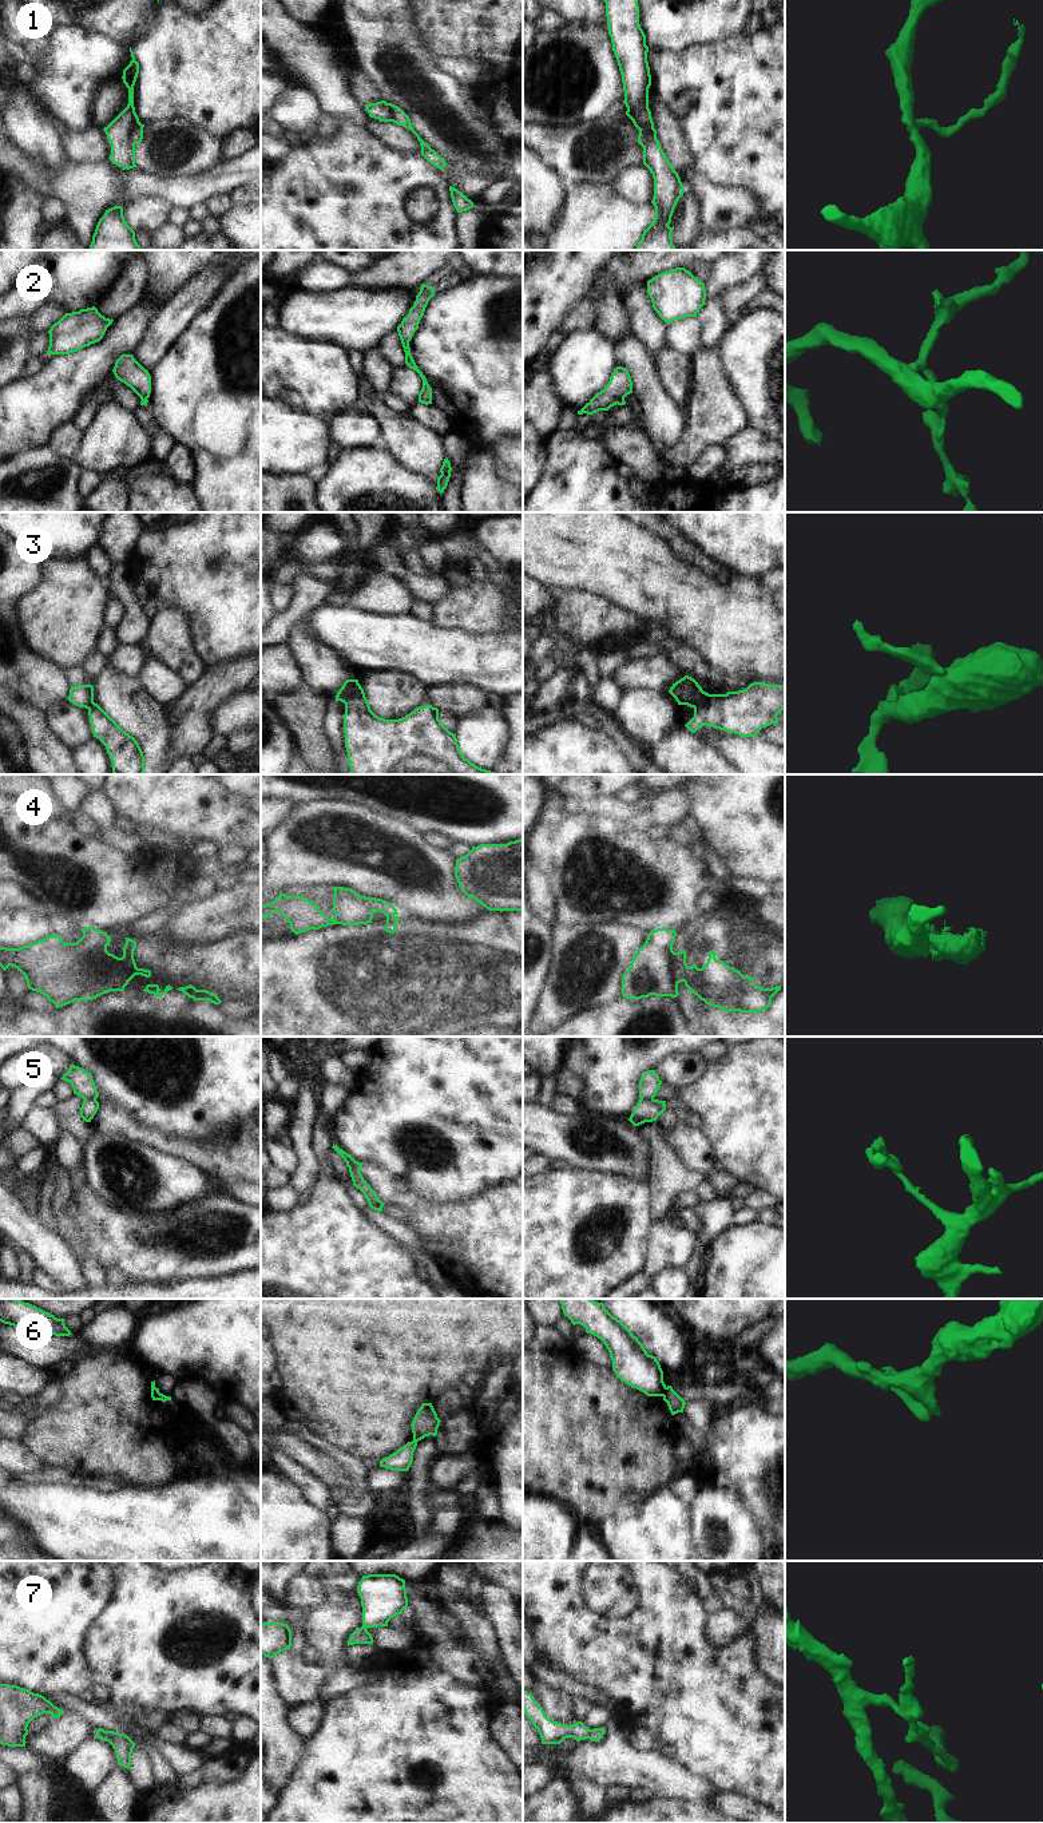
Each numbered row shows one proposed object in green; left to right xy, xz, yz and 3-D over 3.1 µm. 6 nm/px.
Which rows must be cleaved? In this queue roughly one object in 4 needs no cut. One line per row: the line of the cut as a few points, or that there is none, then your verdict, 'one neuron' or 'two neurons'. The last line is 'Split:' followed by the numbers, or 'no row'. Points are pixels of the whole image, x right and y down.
1: cut xy (139, 122), (130, 131), (130, 142), (133, 145); two neurons
2: cut xz (408, 345), (403, 347); two neurons
3: cut xz (357, 681), (344, 702); two neurons
4: cut xy (107, 935), (88, 952), (88, 962), (123, 989); two neurons
5: cut xz (346, 1154), (349, 1166); two neurons
6: cut yz (666, 1387), (662, 1395); two neurons
7: cut xy (104, 1731), (110, 1736), (110, 1742); two neurons
Split: 1, 2, 3, 4, 5, 6, 7

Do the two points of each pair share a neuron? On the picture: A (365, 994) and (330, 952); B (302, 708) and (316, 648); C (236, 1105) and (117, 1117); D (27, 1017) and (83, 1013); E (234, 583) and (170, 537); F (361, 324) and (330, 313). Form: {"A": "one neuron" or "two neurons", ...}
{"A": "one neuron", "B": "two neurons", "C": "two neurons", "D": "one neuron", "E": "one neuron", "F": "one neuron"}

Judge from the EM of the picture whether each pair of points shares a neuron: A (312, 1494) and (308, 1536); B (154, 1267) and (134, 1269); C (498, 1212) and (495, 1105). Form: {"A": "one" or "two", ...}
{"A": "two", "B": "one", "C": "two"}

